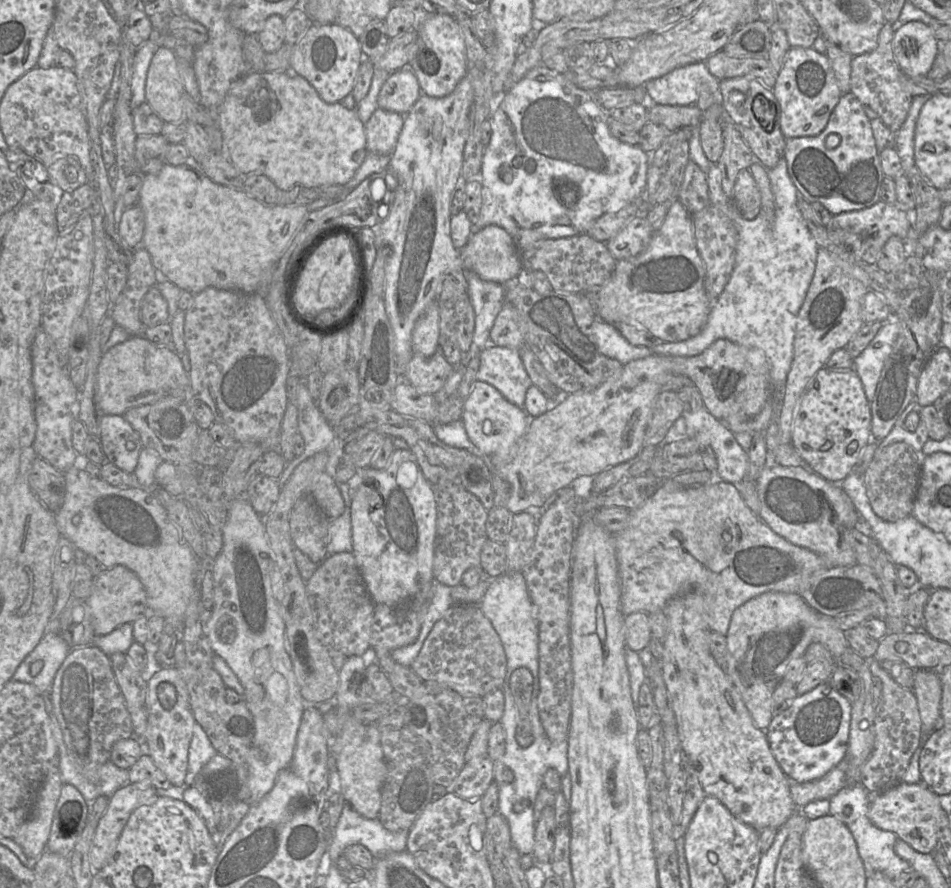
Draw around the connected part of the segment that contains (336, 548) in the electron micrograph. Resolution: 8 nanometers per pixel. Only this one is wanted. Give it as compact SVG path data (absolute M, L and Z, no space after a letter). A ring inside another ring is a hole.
M337 483L345 504L345 510L342 515L331 519L328 528L327 555L333 555L340 552L352 552L352 534L351 534L351 494L347 483Z

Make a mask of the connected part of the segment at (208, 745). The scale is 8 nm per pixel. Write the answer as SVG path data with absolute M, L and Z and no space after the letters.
M196 722L188 755L187 786L193 786L196 776L217 753L204 729Z

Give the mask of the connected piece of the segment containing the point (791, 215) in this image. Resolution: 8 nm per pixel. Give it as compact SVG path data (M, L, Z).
M782 156L782 158L779 160L779 162L777 163L777 165L774 168L767 169L767 170L768 170L767 173L768 173L768 176L770 179L771 189L772 189L772 192L774 195L774 203L775 203L774 220L773 220L773 222L768 222L765 219L765 215L762 213L762 211L760 211L758 216L752 220L744 219L741 216L741 214L739 213L739 211L736 209L736 207L731 203L731 219L733 220L733 222L736 226L737 232L738 232L735 264L734 264L734 268L733 268L733 271L732 271L732 274L730 276L728 283L726 284L725 288L723 289L723 291L720 294L720 296L718 297L718 299L712 303L706 324L702 328L702 330L697 335L695 335L687 340L680 341L680 342L664 342L664 343L658 342L652 347L634 346L634 345L630 344L622 336L622 334L618 331L618 329L615 327L615 325L613 325L611 323L607 323L601 319L596 318L596 320L592 324L592 333L594 335L598 349L603 355L613 358L613 359L616 359L623 365L627 364L630 361L647 357L653 353L658 354L658 355L693 357L693 356L697 356L697 355L701 354L717 339L727 339L727 340L735 342L735 343L748 349L747 360L753 368L758 368L760 370L761 368L763 368L763 365L768 365L767 372L769 373L769 369L770 369L770 378L771 377L779 377L779 393L780 393L780 404L781 404L781 395L783 394L783 391L784 391L784 388L786 385L787 375L789 373L789 370L790 370L791 364L792 364L792 360L793 360L793 351L794 351L793 343L794 343L794 338L795 338L795 327L796 327L797 315L798 315L798 312L803 304L803 301L807 294L808 288L809 288L812 278L814 276L817 252L818 252L819 247L817 245L815 238L813 237L809 228L807 227L805 220L802 217L802 214L798 208L798 200L799 200L800 196L799 196L799 193L798 193L795 185L793 184L792 180L789 177L787 163L786 163L784 156Z

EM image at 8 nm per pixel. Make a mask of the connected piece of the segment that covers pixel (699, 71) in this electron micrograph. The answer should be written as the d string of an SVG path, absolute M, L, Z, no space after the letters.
M696 62L652 79L643 86L649 103L670 106L693 106L698 99L698 87L707 84L717 93L720 80L708 70L705 62Z

